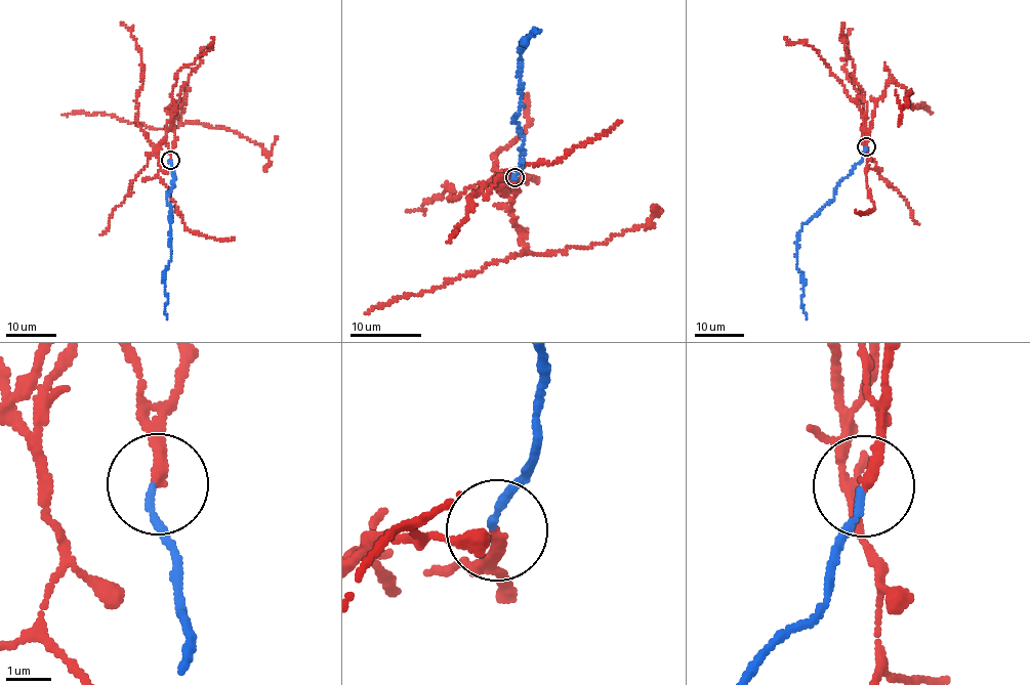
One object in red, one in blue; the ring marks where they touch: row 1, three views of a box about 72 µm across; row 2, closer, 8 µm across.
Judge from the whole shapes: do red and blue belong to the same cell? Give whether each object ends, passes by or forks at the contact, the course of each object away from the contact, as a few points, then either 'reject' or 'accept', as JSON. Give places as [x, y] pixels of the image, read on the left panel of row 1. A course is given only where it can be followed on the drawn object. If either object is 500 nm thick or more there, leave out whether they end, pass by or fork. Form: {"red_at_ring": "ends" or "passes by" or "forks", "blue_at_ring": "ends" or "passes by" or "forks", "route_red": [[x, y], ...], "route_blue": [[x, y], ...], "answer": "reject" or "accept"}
{"red_at_ring": "ends", "blue_at_ring": "ends", "route_red": [[170, 160], [174, 117], [178, 106], [184, 104], [179, 123], [173, 128], [150, 128], [102, 113], [63, 114]], "route_blue": [[170, 160], [174, 186], [167, 194], [171, 209], [170, 261], [164, 282], [168, 301], [165, 308], [167, 318]], "answer": "reject"}

